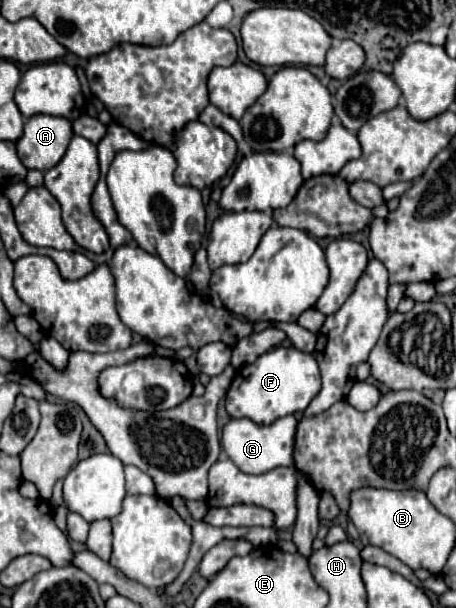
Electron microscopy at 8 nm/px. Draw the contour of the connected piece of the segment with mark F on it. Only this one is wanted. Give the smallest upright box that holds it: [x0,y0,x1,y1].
[225,346,321,424]

